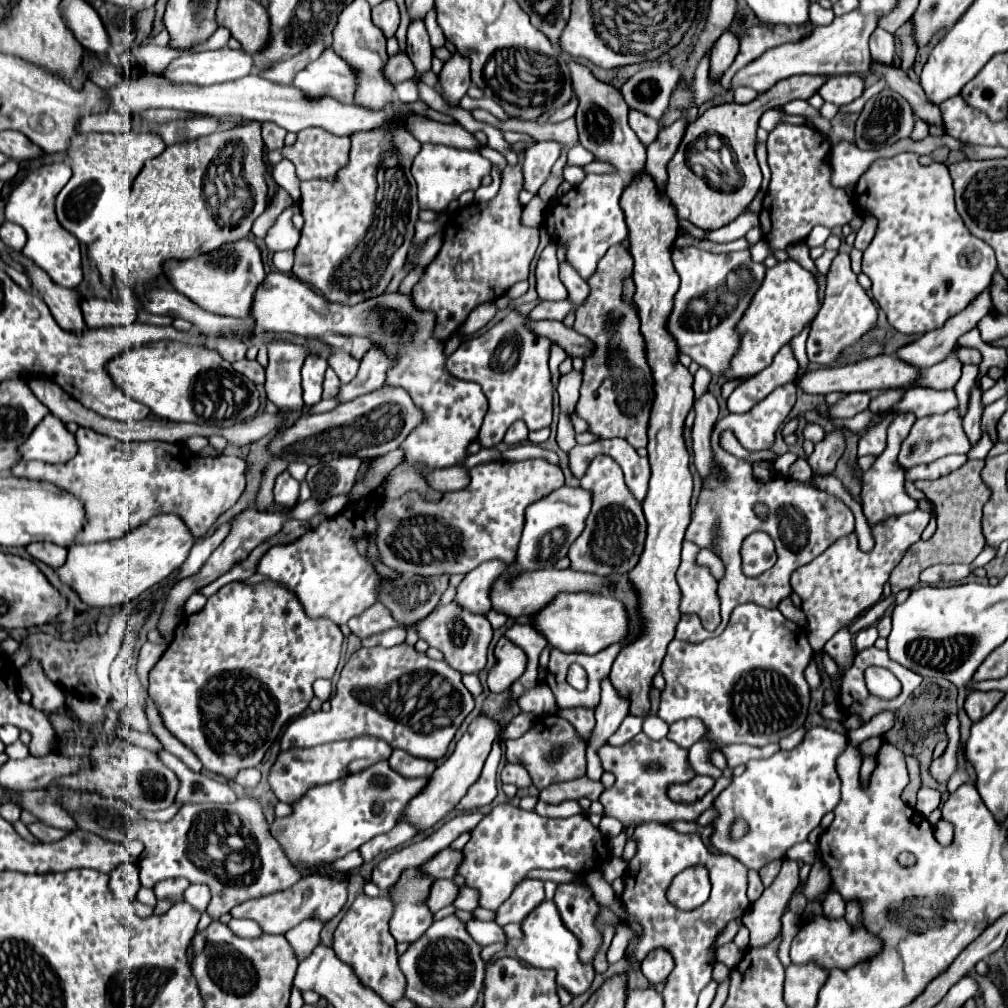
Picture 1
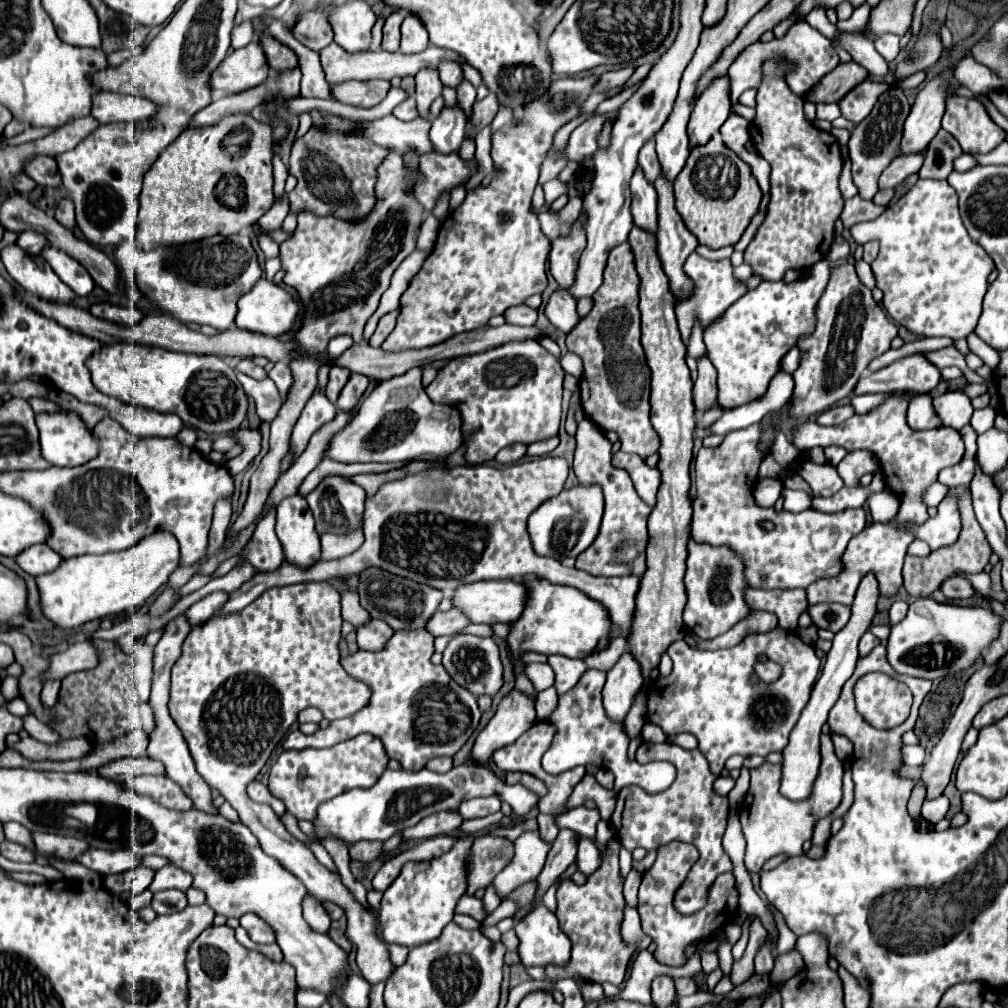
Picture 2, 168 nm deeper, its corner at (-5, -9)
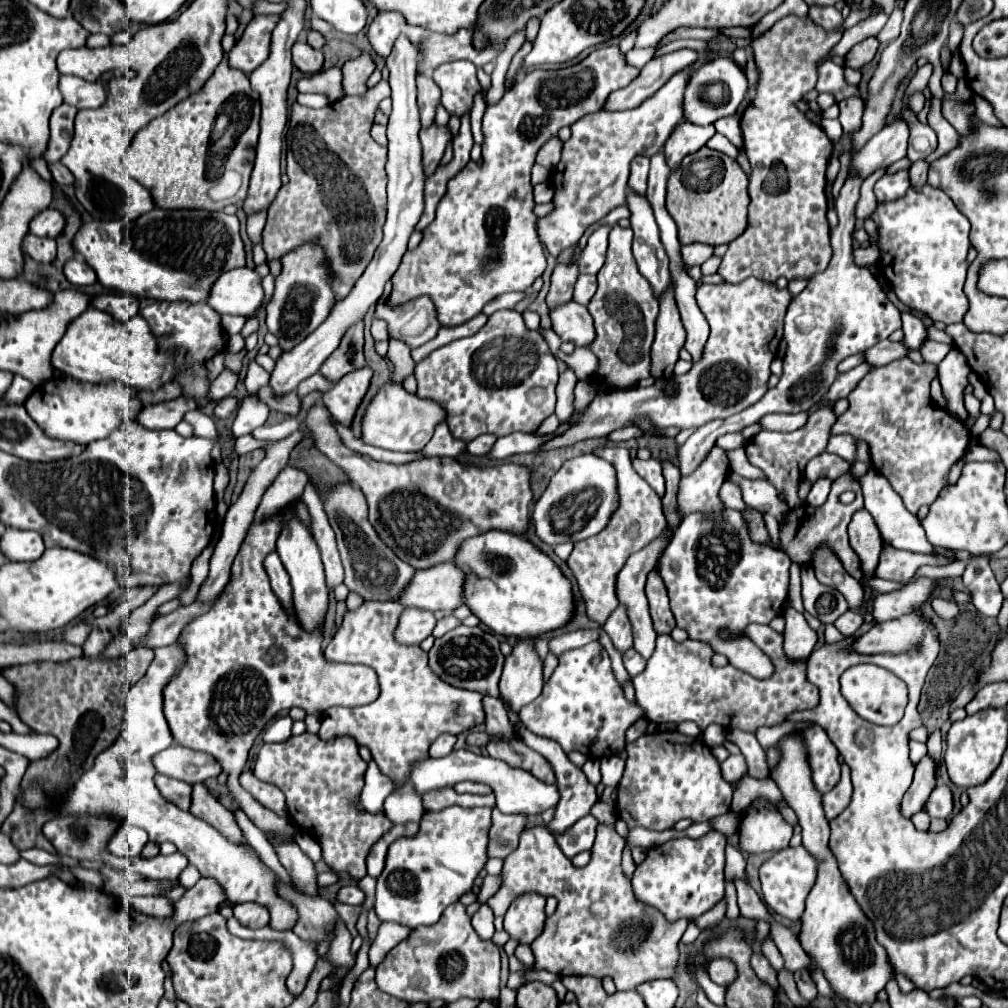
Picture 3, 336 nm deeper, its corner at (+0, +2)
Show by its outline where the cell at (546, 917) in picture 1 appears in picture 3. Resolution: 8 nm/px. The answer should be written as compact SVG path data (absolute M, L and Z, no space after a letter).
M538 893L520 895L504 915L504 931L522 945L532 945L532 941L542 933L546 913L546 899Z

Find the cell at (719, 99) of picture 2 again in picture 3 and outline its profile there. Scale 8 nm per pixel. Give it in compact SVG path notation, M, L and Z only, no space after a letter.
M682 121L676 125L674 133L668 137L666 145L664 145L664 153L668 157L668 165L672 169L676 169L676 165L680 165L682 157L688 153L694 153L696 149L700 149L702 145L706 145L706 141L716 133L714 125L694 125L690 121Z

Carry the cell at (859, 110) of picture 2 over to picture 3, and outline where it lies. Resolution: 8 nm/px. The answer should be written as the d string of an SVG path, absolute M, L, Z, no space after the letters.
M848 97L848 99L842 99L838 103L840 107L840 123L844 127L844 133L852 133L860 127L860 121L862 121L862 113L864 113L864 101L862 97Z

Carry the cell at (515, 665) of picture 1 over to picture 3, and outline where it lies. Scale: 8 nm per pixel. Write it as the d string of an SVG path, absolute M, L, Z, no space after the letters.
M500 531L484 533L484 537L474 537L460 549L458 565L468 573L468 589L472 589L466 605L498 635L536 639L542 633L566 627L574 617L576 603L570 579L528 539Z

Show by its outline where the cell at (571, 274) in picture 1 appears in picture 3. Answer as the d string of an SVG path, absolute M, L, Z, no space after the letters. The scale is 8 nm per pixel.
M700 55L700 61L682 69L680 73L674 73L660 91L656 91L636 109L616 113L598 111L594 115L582 117L572 125L572 135L564 143L562 159L550 177L556 207L548 217L538 219L540 241L546 245L552 257L558 257L564 249L578 245L580 237L592 223L600 221L614 207L624 205L632 157L650 157L652 153L656 153L656 149L664 147L672 129L684 117L682 105L684 89L690 81L688 77L692 77L692 73L696 73L708 61L710 57Z

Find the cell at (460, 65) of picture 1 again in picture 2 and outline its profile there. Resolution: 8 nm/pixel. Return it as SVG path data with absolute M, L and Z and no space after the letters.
M459 106L443 108L439 118L431 122L429 140L435 152L441 154L457 152L461 148L463 136L465 136L465 114Z

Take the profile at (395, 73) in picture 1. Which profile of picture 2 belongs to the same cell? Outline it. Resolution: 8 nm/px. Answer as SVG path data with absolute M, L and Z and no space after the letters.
M347 80L345 84L333 84L331 96L341 104L373 108L385 98L389 86L391 84L387 80Z

